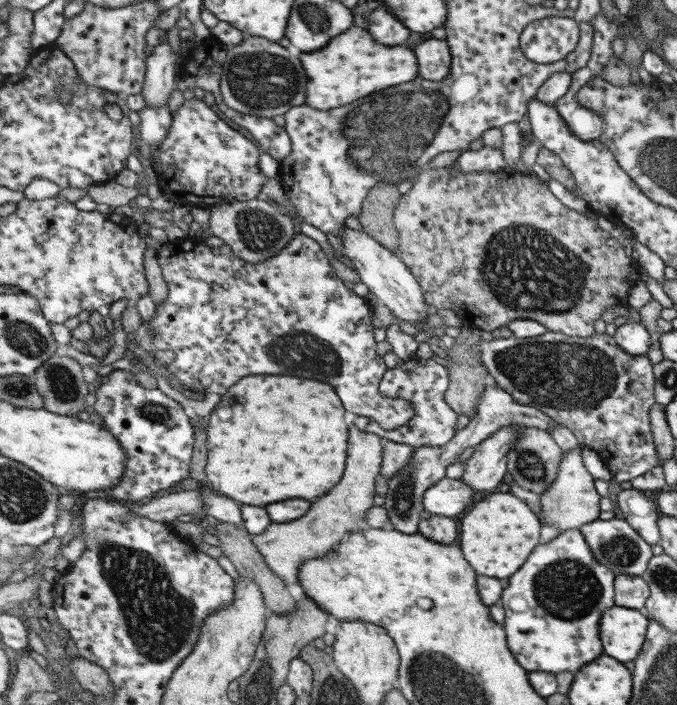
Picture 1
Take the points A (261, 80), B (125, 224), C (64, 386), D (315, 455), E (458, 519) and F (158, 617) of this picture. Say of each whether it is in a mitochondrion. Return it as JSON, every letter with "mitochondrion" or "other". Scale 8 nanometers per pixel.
{"A":"mitochondrion","B":"other","C":"mitochondrion","D":"other","E":"other","F":"mitochondrion"}

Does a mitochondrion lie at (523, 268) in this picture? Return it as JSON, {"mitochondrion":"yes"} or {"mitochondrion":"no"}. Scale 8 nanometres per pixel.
{"mitochondrion":"yes"}

